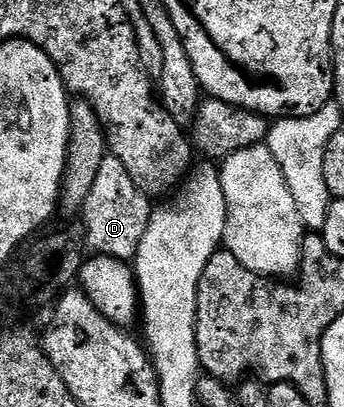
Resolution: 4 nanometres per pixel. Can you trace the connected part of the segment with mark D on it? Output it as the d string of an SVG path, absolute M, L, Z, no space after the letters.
M108 157L100 161L96 181L92 181L92 189L80 212L85 246L91 247L90 251L99 255L123 261L133 260L140 245L140 237L144 237L151 210L151 200L143 195L140 189L136 189L136 185L132 185L132 177L128 177L124 165L120 165L118 159Z

